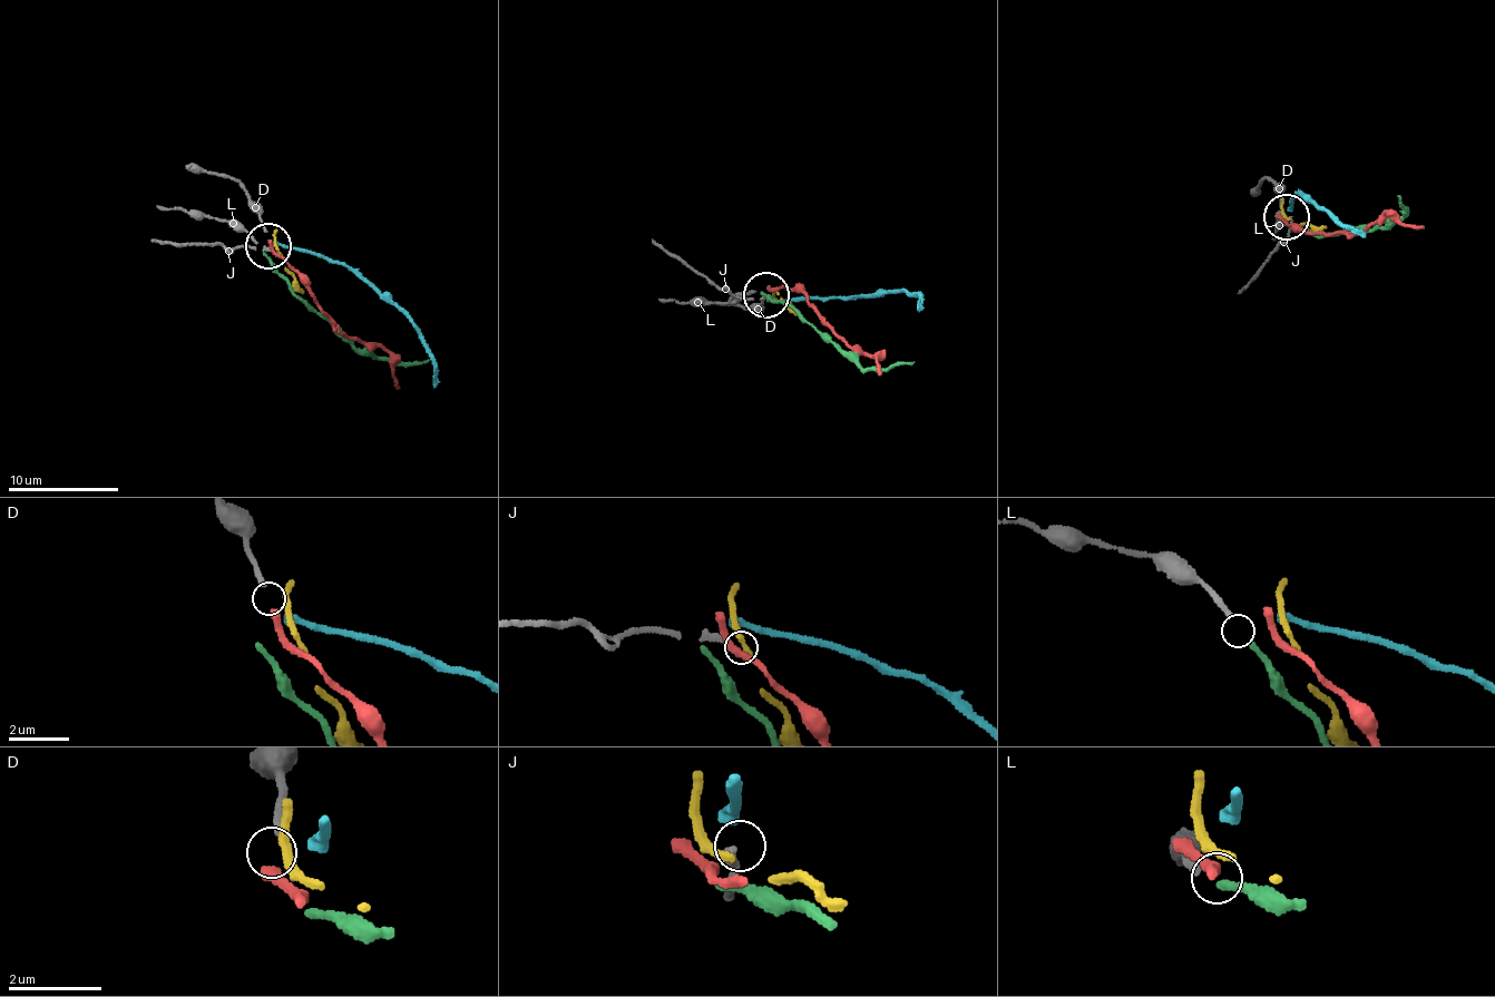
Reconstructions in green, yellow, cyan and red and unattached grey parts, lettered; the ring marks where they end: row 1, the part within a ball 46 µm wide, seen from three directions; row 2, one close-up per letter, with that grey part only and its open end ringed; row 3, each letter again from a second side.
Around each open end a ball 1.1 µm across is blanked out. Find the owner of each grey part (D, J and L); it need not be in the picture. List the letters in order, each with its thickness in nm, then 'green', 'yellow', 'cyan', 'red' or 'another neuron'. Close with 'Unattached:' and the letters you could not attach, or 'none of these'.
D: 170 nm thick; red
J: 200 nm thick; another neuron
L: 180 nm thick; green
Unattached: J

